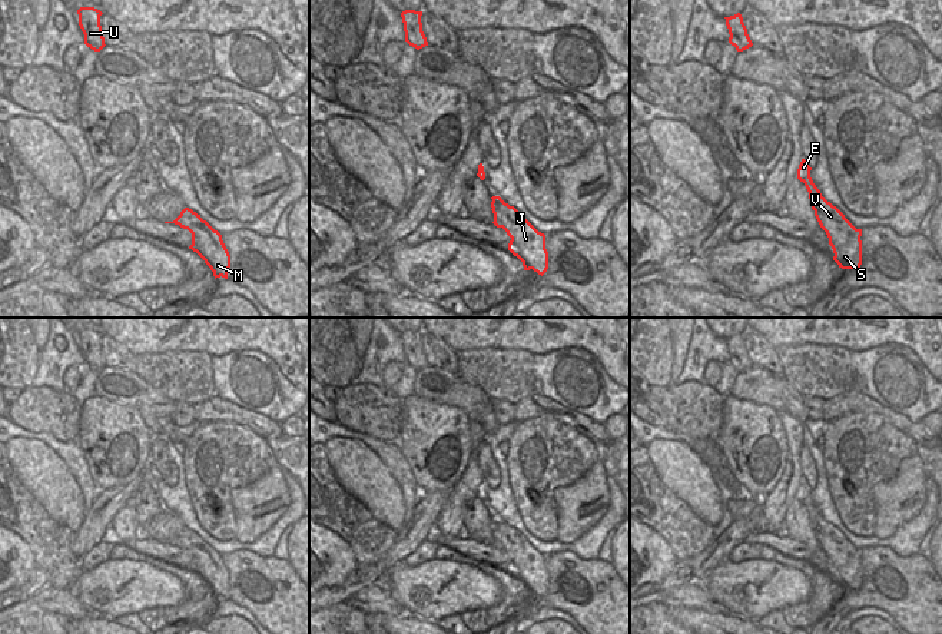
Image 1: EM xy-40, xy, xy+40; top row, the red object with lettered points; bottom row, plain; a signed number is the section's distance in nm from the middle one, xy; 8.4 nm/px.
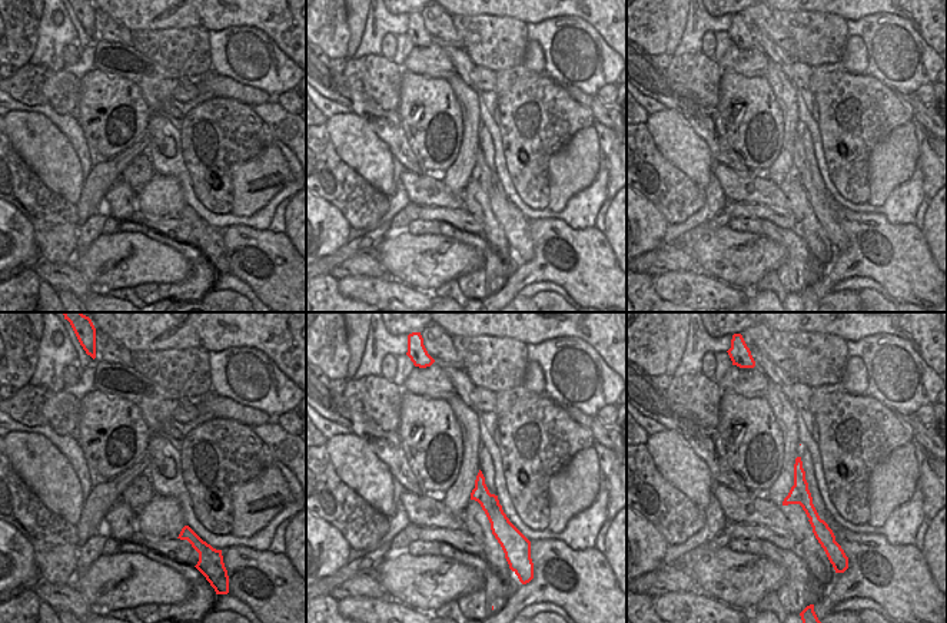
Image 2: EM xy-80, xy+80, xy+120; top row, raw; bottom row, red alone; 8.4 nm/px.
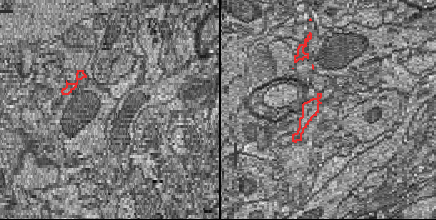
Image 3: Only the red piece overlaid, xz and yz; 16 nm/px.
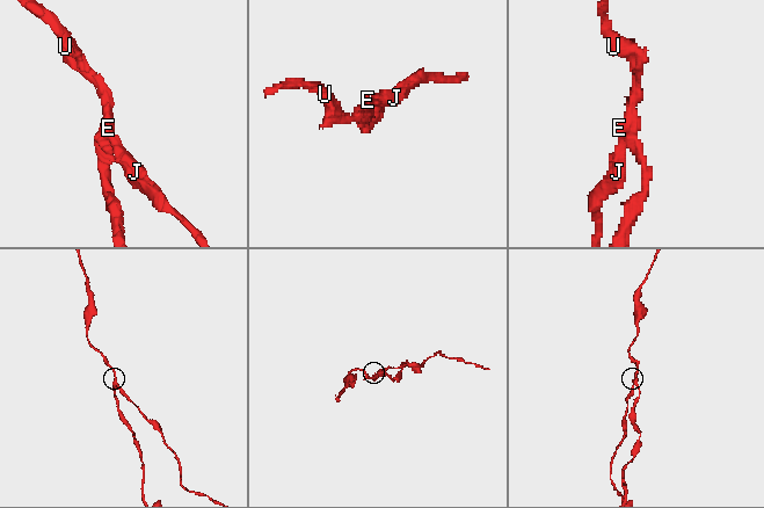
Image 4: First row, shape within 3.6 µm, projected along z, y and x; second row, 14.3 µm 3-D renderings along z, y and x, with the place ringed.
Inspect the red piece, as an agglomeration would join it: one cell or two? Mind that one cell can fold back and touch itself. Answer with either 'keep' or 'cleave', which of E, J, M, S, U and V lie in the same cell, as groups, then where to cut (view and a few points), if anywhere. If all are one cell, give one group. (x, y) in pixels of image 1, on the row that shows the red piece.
cleave; groups E U / J M S V; cut xy+40 (819, 192), (813, 209)

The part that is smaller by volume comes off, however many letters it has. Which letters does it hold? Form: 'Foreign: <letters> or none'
Foreign: J, M, S, V

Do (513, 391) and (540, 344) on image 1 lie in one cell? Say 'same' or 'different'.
different

